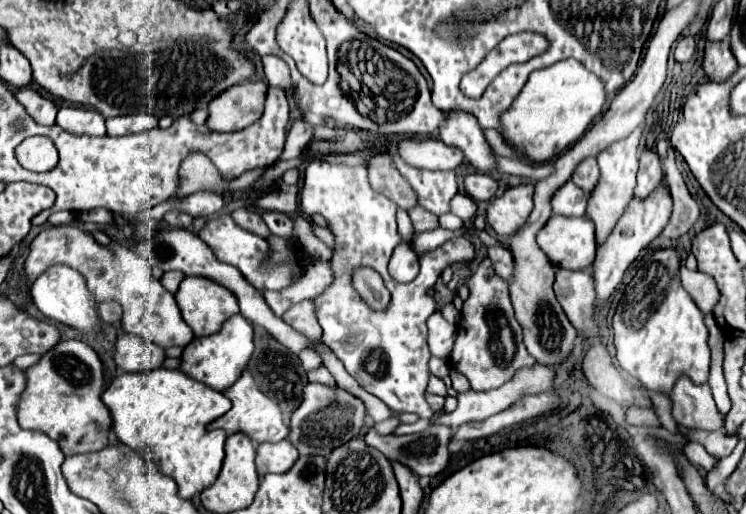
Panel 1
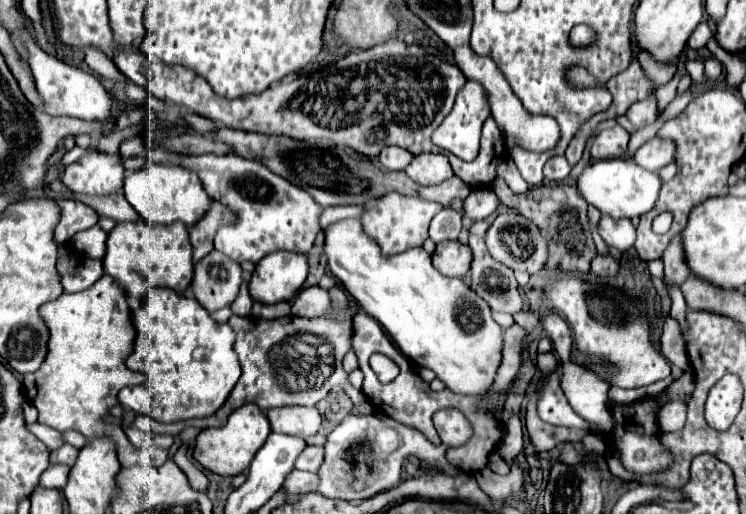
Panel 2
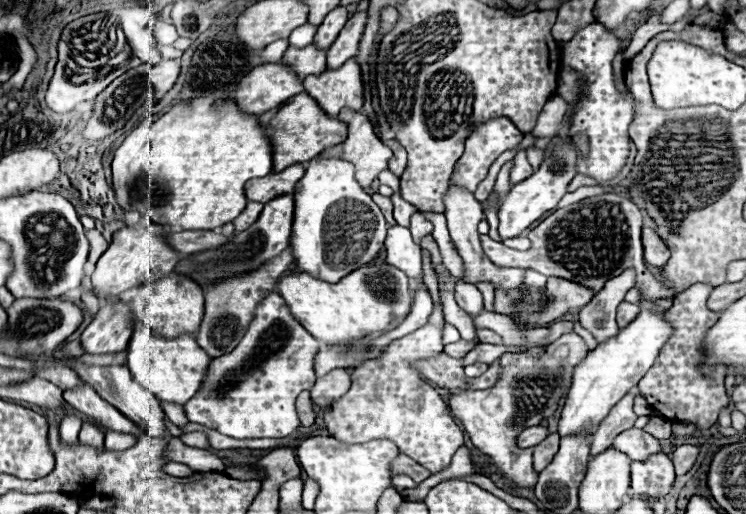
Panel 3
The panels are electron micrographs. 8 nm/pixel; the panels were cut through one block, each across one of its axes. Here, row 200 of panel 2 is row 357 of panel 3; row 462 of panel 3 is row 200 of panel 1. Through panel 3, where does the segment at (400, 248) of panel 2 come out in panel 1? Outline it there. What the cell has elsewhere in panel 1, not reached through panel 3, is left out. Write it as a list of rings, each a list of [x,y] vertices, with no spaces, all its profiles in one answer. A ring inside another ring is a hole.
[[[396,158],[396,168],[416,190],[422,208],[430,210],[436,216],[448,212],[448,202],[458,192],[454,172],[428,172],[412,168],[410,164],[404,164],[404,160],[400,158]]]

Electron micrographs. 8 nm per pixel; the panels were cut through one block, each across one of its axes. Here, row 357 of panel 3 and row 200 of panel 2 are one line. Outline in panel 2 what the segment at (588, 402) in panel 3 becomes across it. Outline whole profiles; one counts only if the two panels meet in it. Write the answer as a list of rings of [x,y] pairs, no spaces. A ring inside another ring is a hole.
[[[626,158],[598,160],[592,166],[586,166],[578,178],[578,192],[586,198],[586,202],[612,218],[634,218],[650,212],[658,200],[660,188],[662,182],[656,172],[648,172],[634,164],[634,160]]]

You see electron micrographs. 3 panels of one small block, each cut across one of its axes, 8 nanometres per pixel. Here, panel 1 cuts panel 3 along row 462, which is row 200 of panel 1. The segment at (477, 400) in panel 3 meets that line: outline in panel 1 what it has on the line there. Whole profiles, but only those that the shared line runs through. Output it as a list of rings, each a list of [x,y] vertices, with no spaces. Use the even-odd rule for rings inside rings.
[[[520,184],[516,188],[508,188],[500,198],[494,198],[486,210],[486,222],[500,236],[512,236],[516,228],[528,220],[532,212],[532,184]]]

